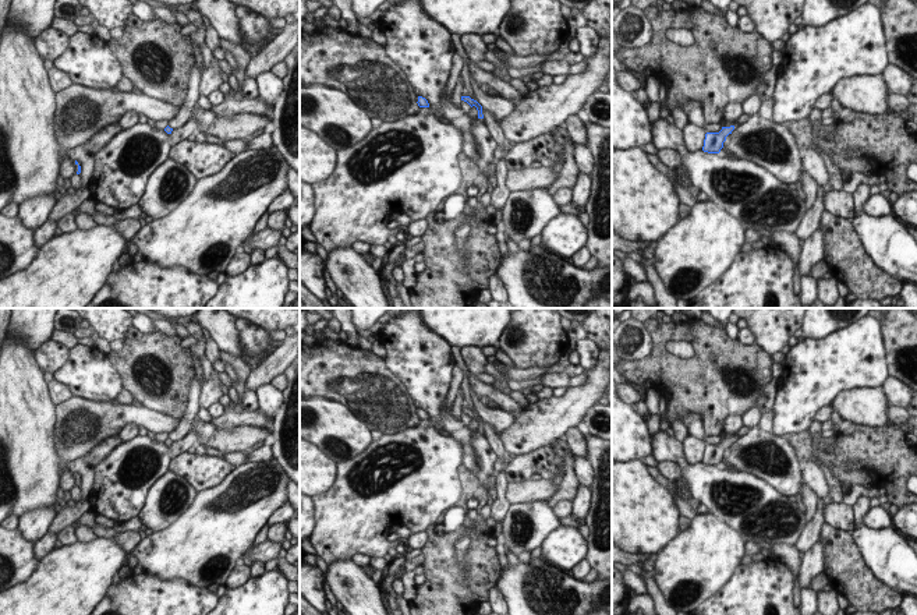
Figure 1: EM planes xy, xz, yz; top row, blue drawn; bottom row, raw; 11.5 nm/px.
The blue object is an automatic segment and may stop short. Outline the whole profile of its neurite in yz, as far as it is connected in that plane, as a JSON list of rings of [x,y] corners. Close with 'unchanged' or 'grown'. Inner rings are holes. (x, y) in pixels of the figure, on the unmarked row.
[[[730,438],[730,439],[722,439],[719,445],[707,445],[702,463],[708,466],[719,466],[720,462],[723,460],[726,449],[732,446],[733,442],[734,438]]] | unchanged

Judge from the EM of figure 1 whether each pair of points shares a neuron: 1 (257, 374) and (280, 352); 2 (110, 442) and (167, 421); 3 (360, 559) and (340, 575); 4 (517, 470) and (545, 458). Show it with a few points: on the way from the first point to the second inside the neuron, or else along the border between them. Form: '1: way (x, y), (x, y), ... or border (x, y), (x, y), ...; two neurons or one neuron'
1: way (264, 371), (276, 359); one neuron
2: border (117, 434), (101, 439), (88, 451); two neurons
3: border (350, 559), (358, 566); two neurons
4: way (524, 466), (538, 462); one neuron

